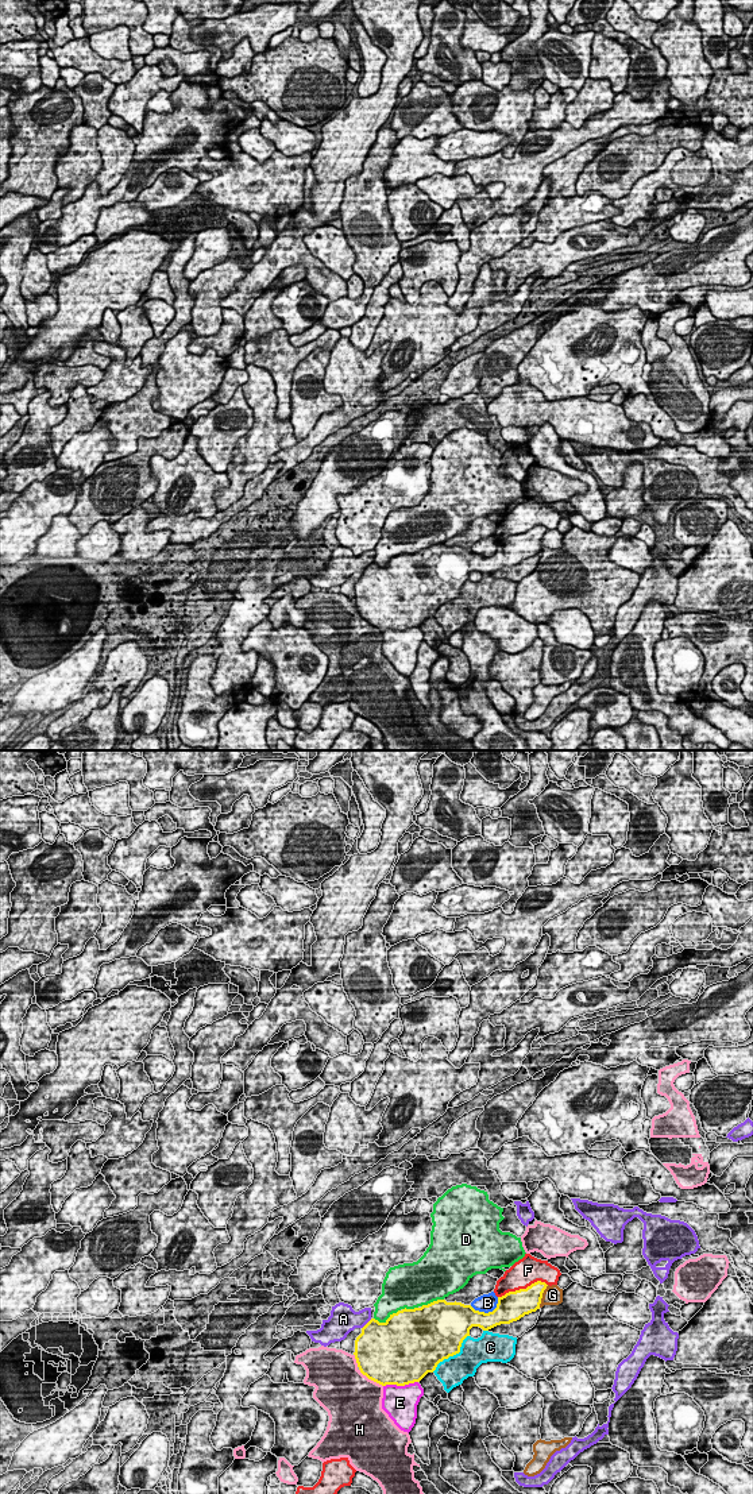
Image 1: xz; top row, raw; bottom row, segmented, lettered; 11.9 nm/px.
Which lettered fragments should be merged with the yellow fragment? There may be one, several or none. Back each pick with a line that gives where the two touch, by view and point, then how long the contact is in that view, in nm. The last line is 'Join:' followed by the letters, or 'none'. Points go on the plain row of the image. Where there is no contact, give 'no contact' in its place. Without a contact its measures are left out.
G: contact xz (541, 540); length 300 nm
Join: G

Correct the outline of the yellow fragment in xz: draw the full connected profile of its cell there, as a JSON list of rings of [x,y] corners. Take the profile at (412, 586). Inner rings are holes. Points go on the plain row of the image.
[[[537,525],[526,533],[509,536],[498,541],[497,552],[484,557],[462,547],[437,544],[414,553],[402,553],[390,559],[385,567],[371,563],[355,584],[355,603],[363,619],[386,630],[405,630],[420,626],[428,617],[433,617],[440,606],[460,597],[463,584],[470,580],[472,571],[489,575],[501,568],[510,568],[525,559],[536,556],[544,549],[563,547],[563,533]]]

